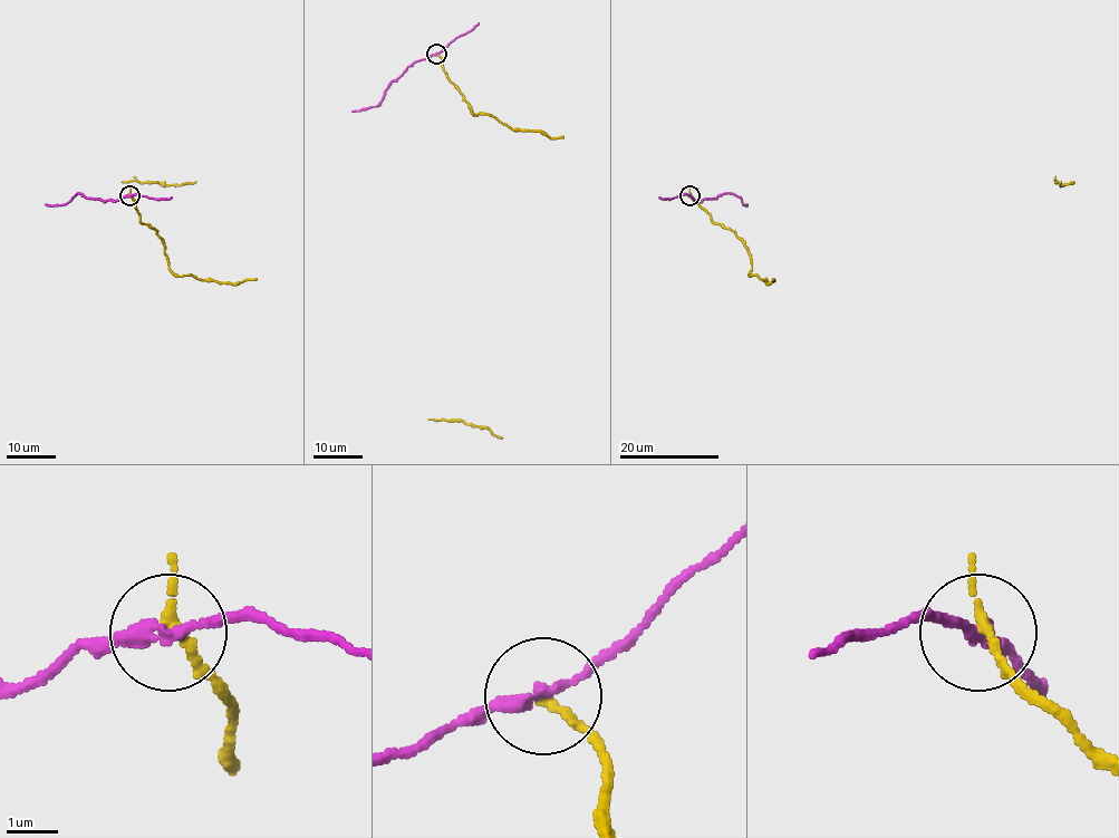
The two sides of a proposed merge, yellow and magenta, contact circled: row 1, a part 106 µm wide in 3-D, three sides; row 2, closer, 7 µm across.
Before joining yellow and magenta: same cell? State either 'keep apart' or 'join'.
keep apart

